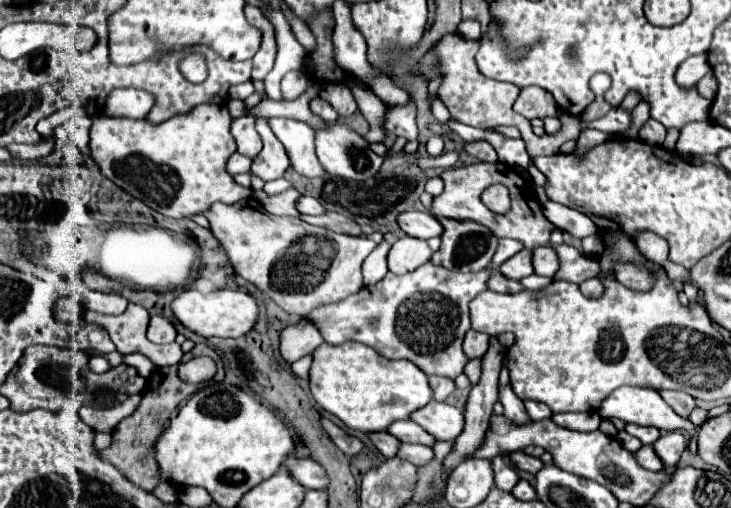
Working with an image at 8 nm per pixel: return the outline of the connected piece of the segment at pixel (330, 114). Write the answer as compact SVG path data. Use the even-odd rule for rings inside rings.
M319 95L314 97L310 101L310 109L315 115L321 117L327 122L335 121L338 119L337 112L328 102L322 99Z

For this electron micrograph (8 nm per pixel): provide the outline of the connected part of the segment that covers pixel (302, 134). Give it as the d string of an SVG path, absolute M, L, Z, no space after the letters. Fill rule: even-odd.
M269 119L271 131L275 137L283 143L291 167L305 175L305 177L323 177L327 171L321 167L317 161L313 141L315 141L315 131L295 119Z

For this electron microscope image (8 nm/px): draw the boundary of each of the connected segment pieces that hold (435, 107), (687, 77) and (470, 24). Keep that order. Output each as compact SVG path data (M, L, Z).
M437 95L431 99L431 113L433 113L433 117L435 117L439 123L447 123L447 119L451 119L449 111L445 109L443 101L439 101Z
M695 55L695 57L689 57L679 69L677 69L677 83L683 85L683 87L691 87L695 85L707 71L709 71L709 63L705 61L707 55Z
M465 19L459 23L459 35L463 35L465 39L481 39L481 25L479 21L473 19Z

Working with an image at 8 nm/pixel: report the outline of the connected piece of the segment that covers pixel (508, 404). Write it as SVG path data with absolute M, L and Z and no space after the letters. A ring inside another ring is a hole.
M505 385L499 389L499 401L503 405L503 415L507 419L511 419L513 423L525 423L529 421L527 413L525 413L525 407L523 407L523 401L513 393L511 385Z

